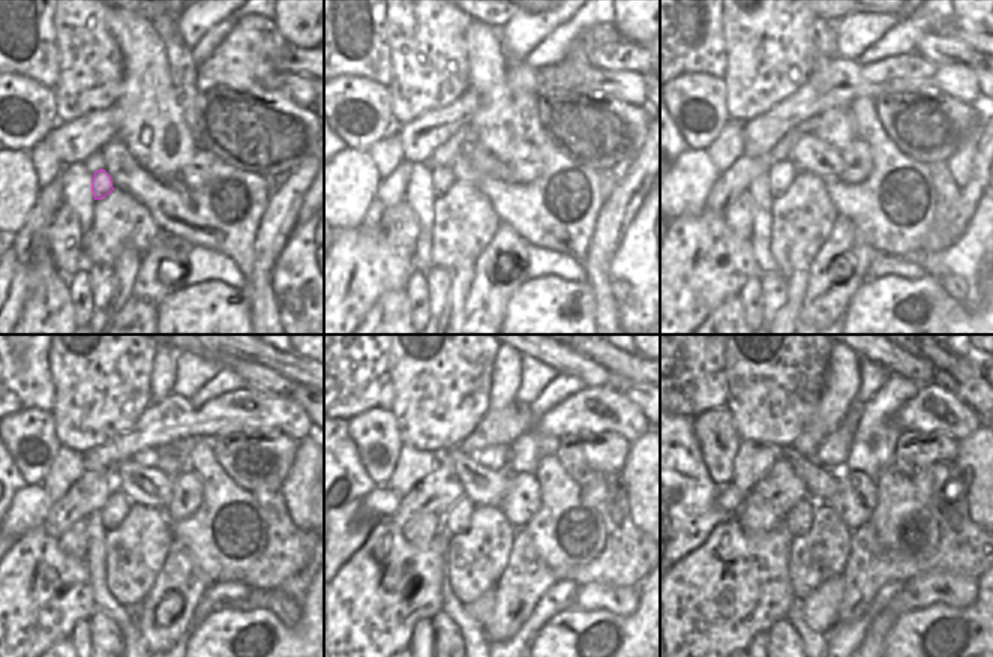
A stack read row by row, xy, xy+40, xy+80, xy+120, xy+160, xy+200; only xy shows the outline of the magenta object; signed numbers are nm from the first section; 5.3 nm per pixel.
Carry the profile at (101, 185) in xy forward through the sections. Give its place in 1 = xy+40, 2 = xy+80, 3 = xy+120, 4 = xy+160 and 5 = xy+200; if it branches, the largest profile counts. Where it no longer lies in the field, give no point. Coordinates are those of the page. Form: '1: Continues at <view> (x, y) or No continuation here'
1: Continues at xy+40 (441, 177)
2: Continues at xy+80 (782, 174)
3: Continues at xy+120 (117, 507)
4: Continues at xy+160 (456, 521)
5: Continues at xy+200 (798, 519)

